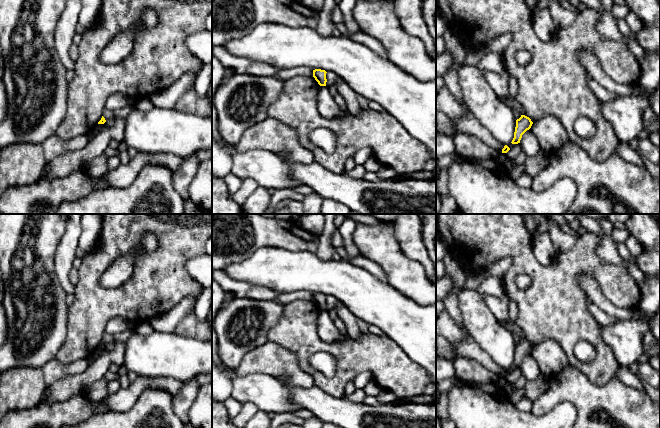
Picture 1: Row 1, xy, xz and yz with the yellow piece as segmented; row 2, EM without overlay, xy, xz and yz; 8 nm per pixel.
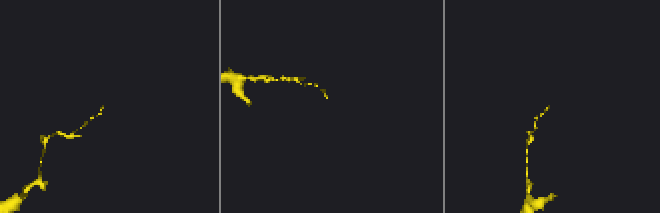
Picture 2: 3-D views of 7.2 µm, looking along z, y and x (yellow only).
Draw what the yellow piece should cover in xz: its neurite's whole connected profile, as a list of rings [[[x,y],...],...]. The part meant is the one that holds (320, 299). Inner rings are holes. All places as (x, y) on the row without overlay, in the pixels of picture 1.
[[[315,293],[313,294],[313,301],[315,302],[315,304],[318,306],[318,308],[320,310],[326,310],[326,295],[325,294],[321,294],[321,293]]]

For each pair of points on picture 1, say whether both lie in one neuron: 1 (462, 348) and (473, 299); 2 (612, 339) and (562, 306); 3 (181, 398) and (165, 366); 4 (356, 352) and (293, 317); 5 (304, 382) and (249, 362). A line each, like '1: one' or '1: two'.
1: two
2: two
3: two
4: one
5: one

